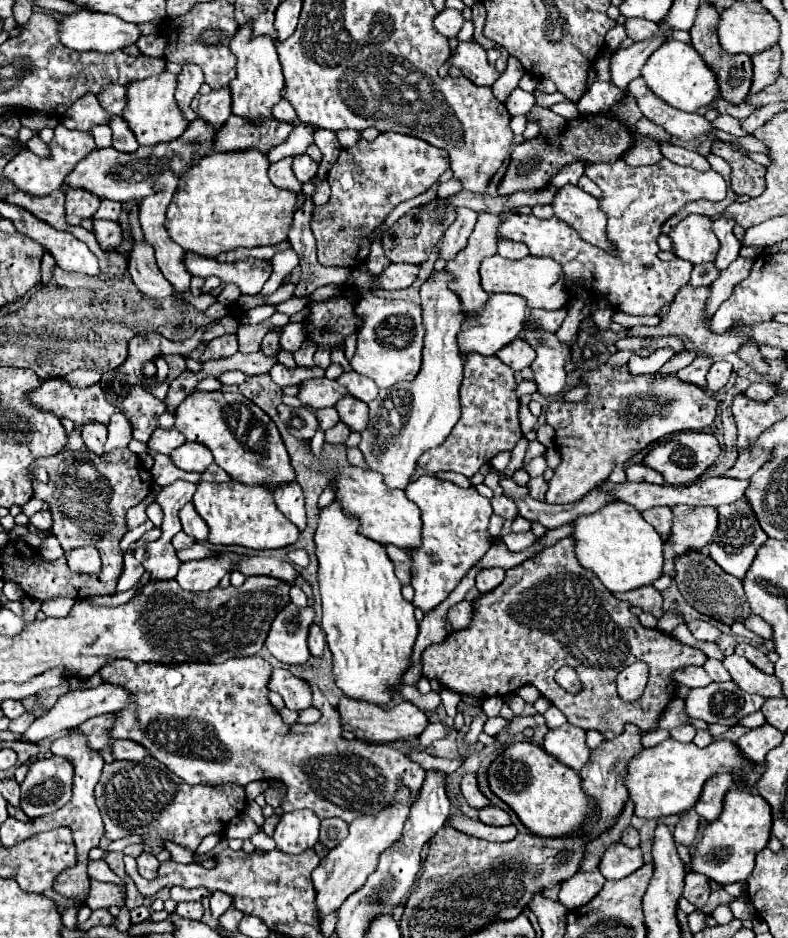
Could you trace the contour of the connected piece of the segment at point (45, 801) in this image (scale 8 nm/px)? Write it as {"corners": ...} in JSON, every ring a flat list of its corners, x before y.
{"corners":[[52,756,30,764,22,782,22,810,30,818,40,818,60,810,72,798,74,764,68,758]]}

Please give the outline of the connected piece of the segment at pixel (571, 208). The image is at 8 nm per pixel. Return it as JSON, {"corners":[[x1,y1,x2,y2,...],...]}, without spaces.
{"corners":[[566,184,558,188,552,200,552,208,554,214,570,222,570,226,576,228,584,240,612,252,606,240,606,218,602,212,598,212,598,200,594,196,574,184]]}

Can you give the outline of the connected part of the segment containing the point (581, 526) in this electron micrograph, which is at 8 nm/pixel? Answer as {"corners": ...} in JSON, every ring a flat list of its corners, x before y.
{"corners":[[610,504,610,508,594,512,594,516,578,518,574,522,572,538,576,540,576,554,582,566,590,568,614,594,654,584,654,580,662,576,664,540,632,504]]}

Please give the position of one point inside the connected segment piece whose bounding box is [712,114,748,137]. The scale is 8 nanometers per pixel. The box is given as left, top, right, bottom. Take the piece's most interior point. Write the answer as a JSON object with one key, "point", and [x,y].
{"point":[725,122]}

